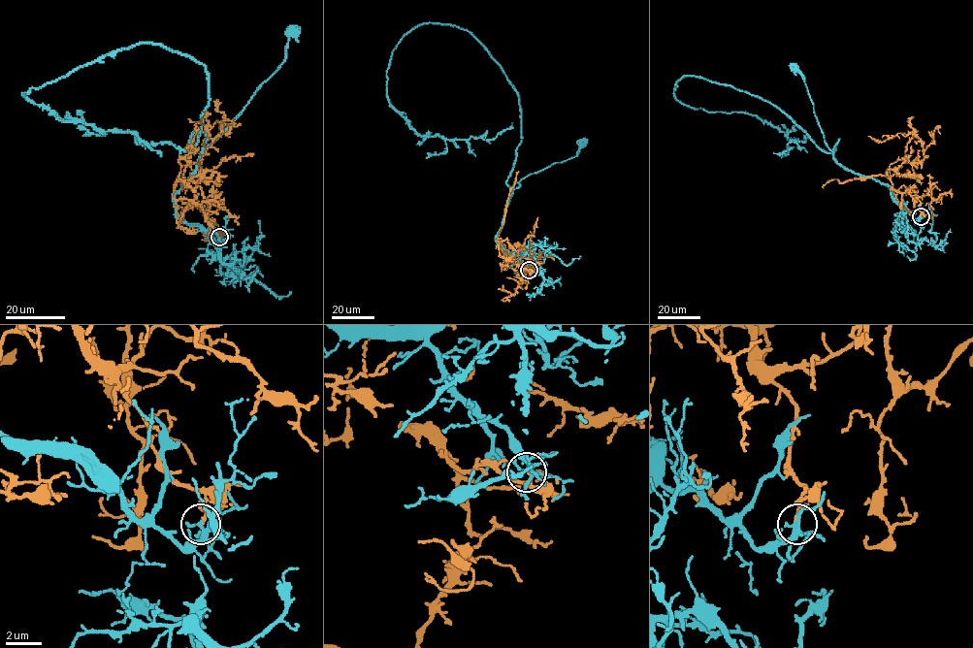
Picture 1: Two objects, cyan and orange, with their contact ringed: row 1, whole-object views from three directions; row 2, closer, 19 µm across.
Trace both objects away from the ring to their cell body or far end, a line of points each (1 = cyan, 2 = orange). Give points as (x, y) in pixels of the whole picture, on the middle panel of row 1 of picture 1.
1: (530, 269), (517, 253), (506, 251), (496, 238), (512, 185), (530, 174), (575, 156), (581, 143)
2: (530, 269), (515, 264), (507, 240), (496, 242), (502, 240), (507, 264), (517, 274), (528, 272), (537, 217)

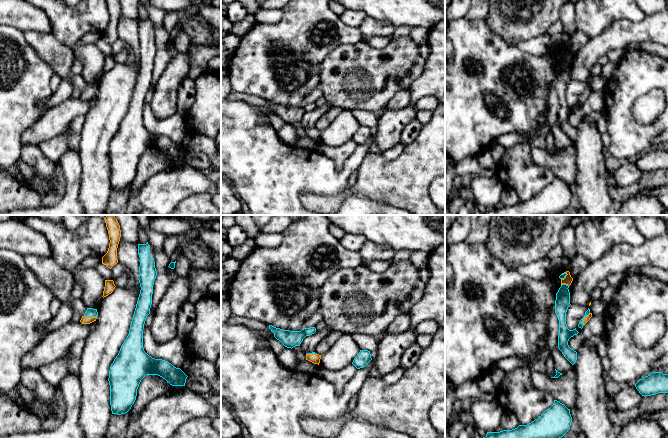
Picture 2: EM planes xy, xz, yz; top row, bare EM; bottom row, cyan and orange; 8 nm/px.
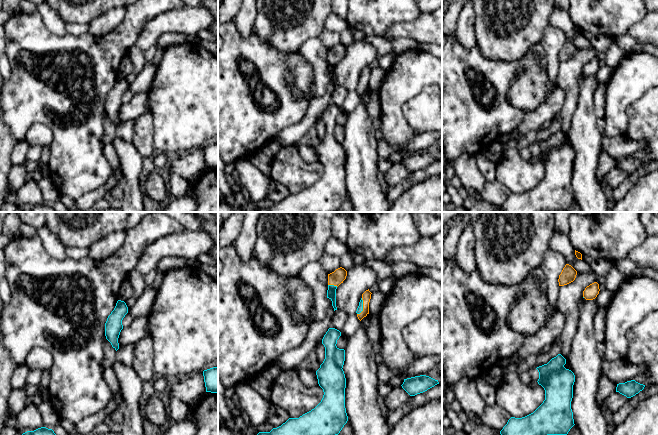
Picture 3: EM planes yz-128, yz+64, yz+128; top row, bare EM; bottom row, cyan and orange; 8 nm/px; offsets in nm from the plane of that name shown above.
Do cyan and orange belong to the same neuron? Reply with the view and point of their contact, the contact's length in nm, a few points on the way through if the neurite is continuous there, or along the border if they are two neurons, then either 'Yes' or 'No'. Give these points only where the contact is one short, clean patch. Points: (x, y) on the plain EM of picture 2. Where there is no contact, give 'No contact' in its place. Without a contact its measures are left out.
Touches cyan at xy (90, 92). Shared border 110 nm. No

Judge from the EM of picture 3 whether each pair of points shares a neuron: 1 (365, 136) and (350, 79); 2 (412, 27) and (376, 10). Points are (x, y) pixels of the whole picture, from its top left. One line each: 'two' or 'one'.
1: two
2: two

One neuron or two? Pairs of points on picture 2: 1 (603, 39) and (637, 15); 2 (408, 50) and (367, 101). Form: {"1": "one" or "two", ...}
{"1": "two", "2": "one"}

